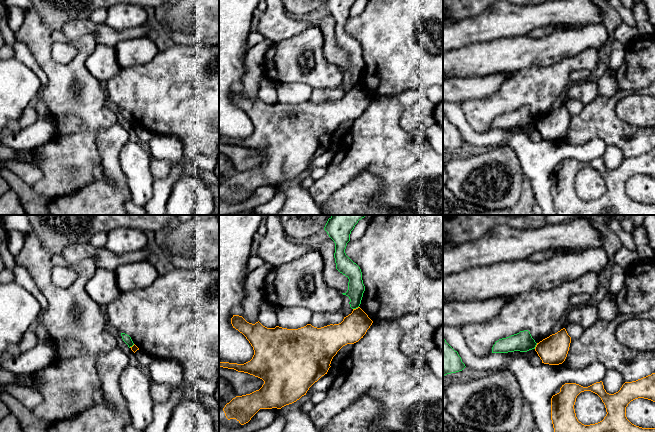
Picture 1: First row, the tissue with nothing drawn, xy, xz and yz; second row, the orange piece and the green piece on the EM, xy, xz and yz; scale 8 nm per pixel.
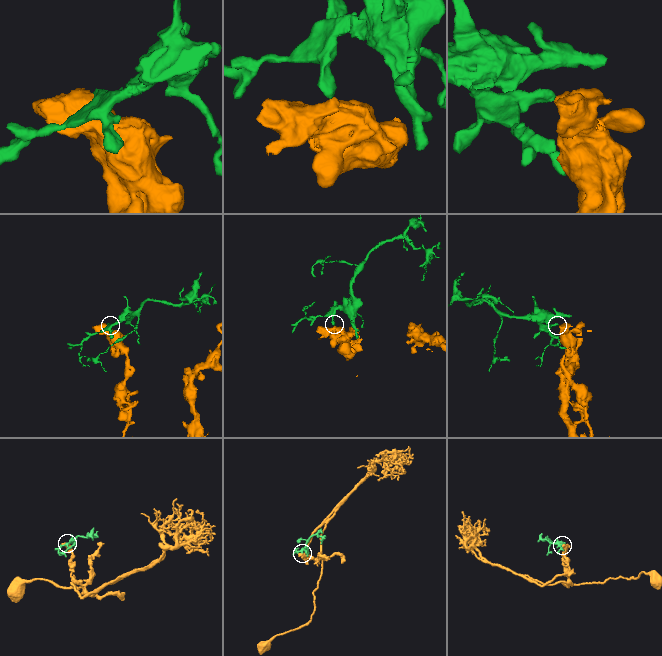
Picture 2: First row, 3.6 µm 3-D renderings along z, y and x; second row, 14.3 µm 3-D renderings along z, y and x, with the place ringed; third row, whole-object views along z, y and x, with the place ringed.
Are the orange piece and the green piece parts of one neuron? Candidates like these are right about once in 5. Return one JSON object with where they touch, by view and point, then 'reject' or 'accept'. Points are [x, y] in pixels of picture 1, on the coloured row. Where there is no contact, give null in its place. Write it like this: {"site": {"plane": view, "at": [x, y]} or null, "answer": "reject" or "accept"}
{"site": {"plane": "xz", "at": [356, 308]}, "answer": "reject"}

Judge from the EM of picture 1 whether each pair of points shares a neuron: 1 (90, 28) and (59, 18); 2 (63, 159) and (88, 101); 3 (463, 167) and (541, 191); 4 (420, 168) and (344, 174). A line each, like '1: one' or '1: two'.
1: two
2: one
3: two
4: one

